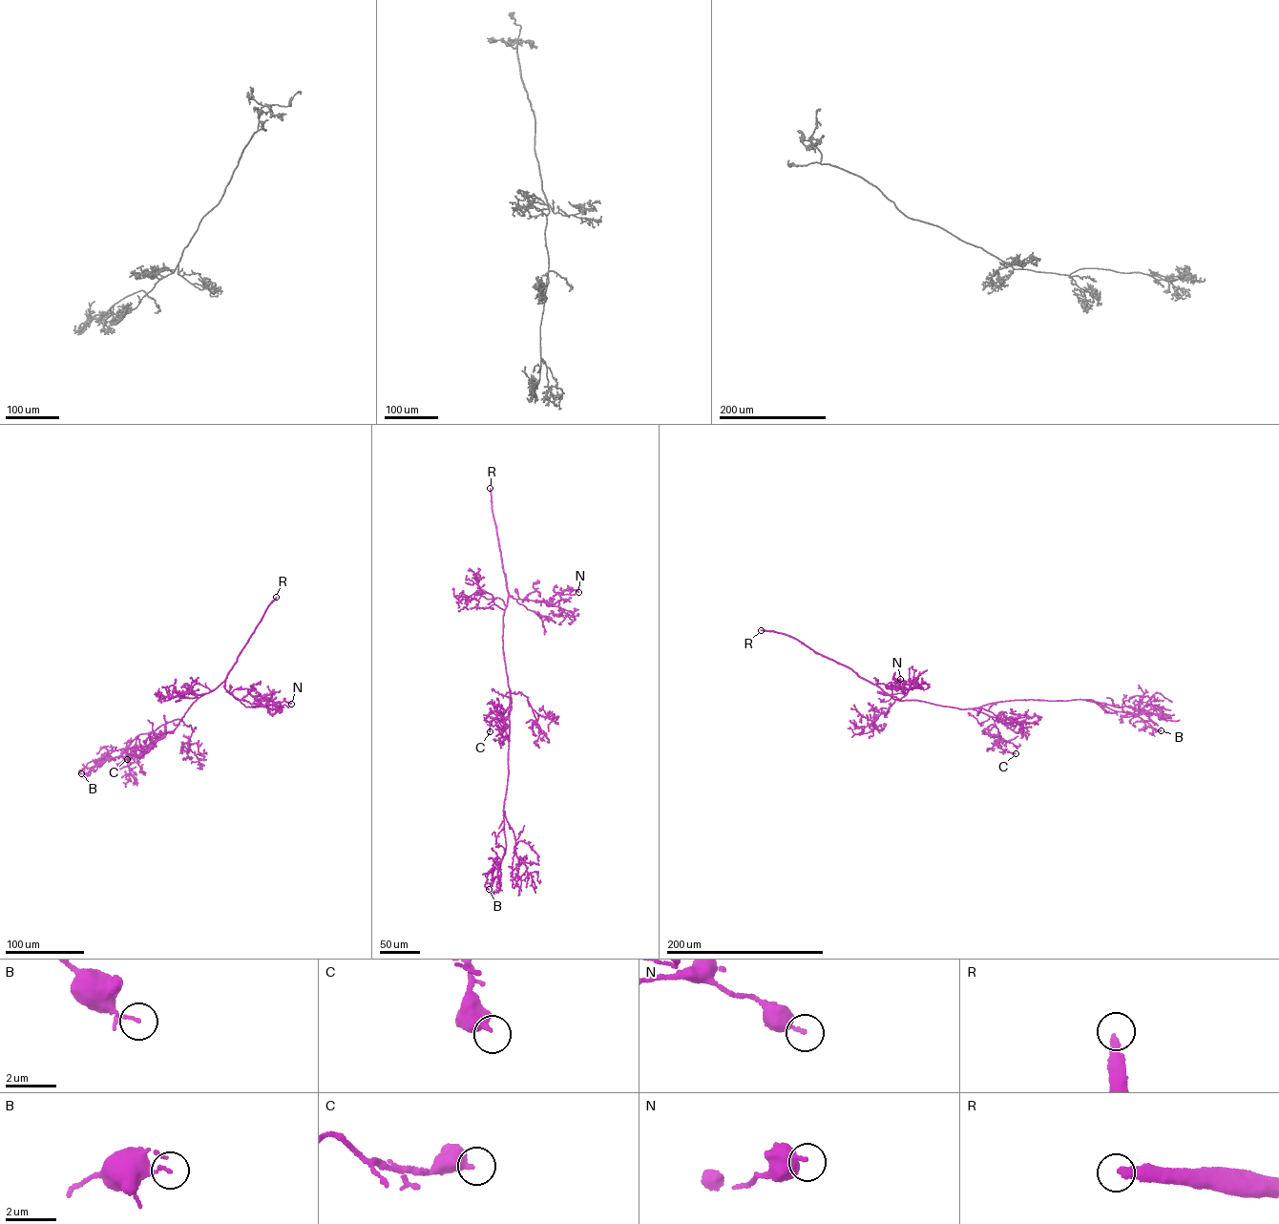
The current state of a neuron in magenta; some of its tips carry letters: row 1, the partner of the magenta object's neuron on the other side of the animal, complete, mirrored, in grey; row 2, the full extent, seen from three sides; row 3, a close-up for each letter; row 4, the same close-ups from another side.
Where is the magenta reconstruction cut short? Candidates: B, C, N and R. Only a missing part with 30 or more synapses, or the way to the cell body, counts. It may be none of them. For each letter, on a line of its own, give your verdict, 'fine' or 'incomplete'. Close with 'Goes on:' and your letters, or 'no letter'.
B: fine
C: fine
N: fine
R: incomplete
Goes on: R

